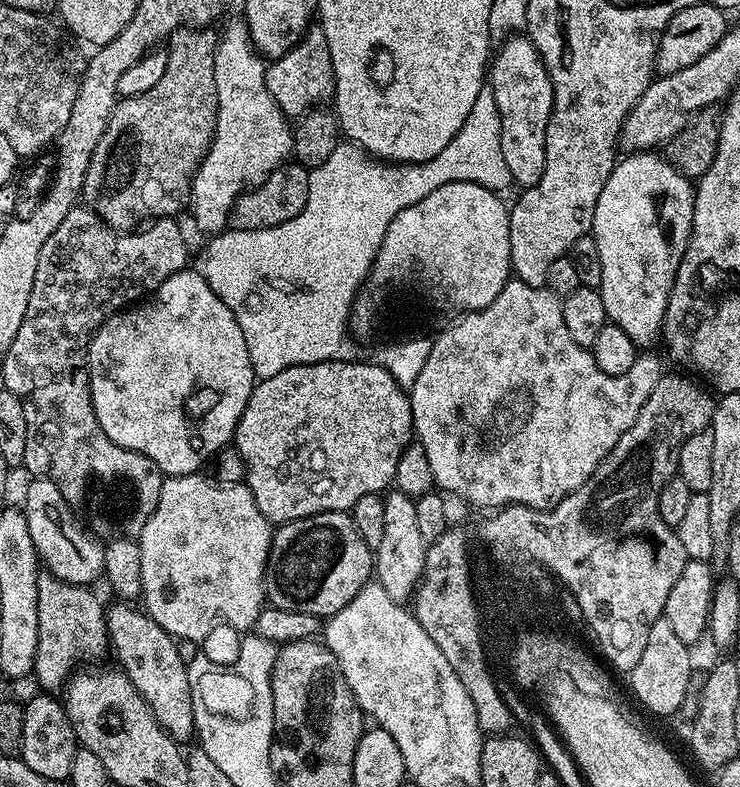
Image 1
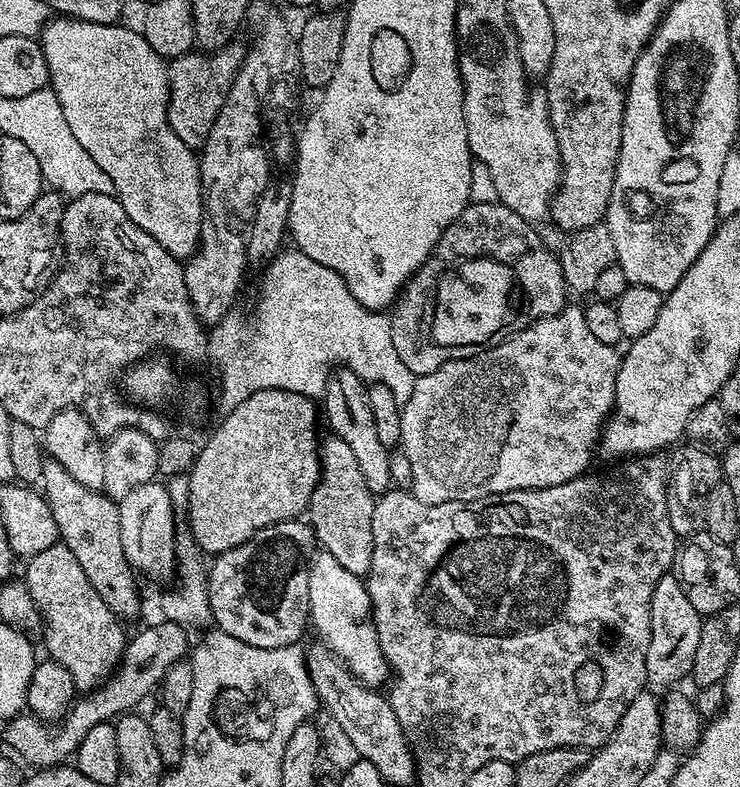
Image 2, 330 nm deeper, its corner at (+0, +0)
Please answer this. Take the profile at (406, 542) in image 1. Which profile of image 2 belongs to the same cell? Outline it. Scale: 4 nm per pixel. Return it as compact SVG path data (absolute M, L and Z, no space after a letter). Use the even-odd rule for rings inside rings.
M343 366L337 367L332 375L328 377L328 385L322 397L322 416L328 419L331 435L342 438L346 446L358 461L358 466L362 470L362 478L366 478L366 486L374 494L383 494L393 487L390 450L382 446L382 441L378 438L378 429L374 422L374 413L370 410L368 401L368 389L364 381L360 380L356 374Z

